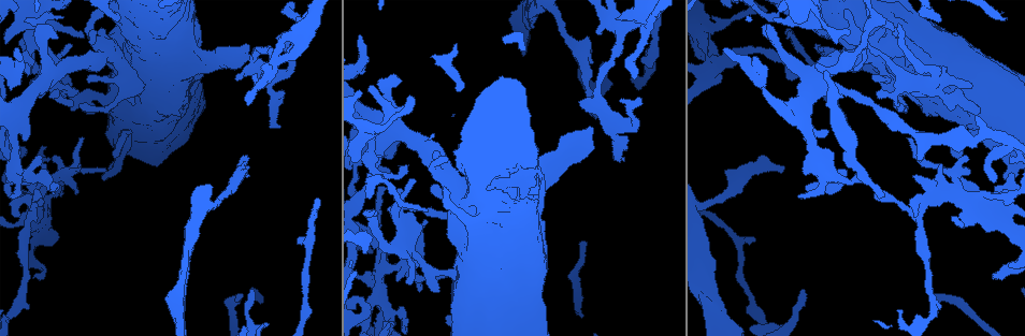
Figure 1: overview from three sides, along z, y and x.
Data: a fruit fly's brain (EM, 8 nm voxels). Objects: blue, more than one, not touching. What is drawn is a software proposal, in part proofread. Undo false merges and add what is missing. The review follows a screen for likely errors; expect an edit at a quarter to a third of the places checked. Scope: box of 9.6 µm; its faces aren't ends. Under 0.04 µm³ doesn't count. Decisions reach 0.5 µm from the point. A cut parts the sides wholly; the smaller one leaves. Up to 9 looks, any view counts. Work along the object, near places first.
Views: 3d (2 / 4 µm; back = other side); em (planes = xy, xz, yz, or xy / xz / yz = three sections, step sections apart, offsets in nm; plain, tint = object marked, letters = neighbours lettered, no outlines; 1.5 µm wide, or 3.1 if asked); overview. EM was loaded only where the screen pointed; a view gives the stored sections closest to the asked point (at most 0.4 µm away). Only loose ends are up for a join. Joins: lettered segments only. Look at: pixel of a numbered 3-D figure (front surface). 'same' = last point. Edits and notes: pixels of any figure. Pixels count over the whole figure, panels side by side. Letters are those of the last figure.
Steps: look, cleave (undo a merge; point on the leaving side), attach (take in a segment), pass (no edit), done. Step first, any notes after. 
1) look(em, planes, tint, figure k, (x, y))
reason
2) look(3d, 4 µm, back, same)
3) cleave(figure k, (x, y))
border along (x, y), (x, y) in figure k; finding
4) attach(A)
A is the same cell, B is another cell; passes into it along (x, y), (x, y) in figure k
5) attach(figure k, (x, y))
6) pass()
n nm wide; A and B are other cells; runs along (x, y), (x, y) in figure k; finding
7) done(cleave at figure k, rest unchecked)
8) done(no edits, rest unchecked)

look(em, yz, step 8, letters, figure 1, (406, 164))
branch stops here

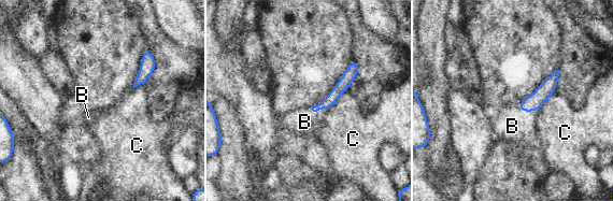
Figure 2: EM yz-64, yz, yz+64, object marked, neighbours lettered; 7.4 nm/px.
attach(B)
B is the same cell, C is another cell; passes into it along (533, 102), (526, 111), (512, 126) in figure 2; it goes on there

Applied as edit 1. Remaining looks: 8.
look(3d, 4 µm, figure 1, (28, 138))
free end

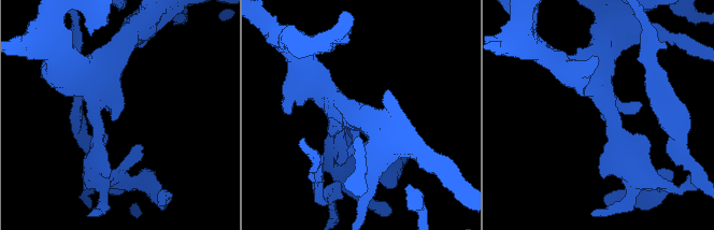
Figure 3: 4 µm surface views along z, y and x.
look(em, planes, tint, figure 3, (117, 112))
need the tissue

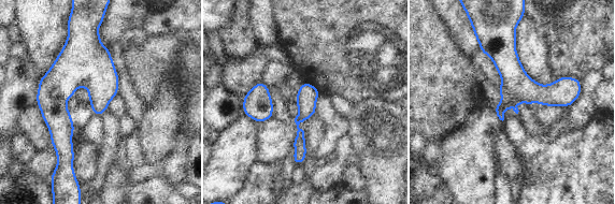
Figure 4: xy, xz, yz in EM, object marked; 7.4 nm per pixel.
look(em, planes, letters, same)

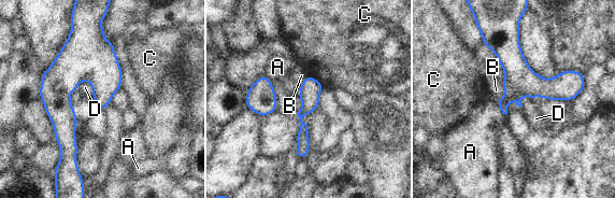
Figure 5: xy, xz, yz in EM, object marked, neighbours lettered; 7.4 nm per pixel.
pass()
A, B, C and D are other cells; none of them fits

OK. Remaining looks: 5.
look(3d, 4 µm, figure 1, (899, 24))
branch stops here

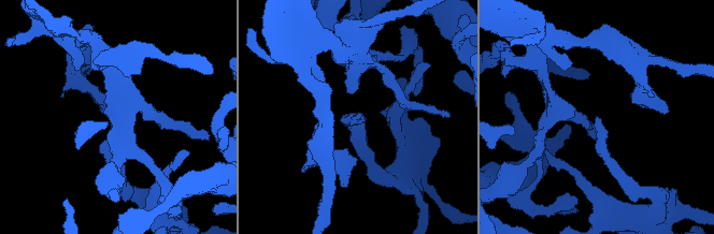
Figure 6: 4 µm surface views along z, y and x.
look(em, xy, step 4, plain, figure 6, (361, 115))

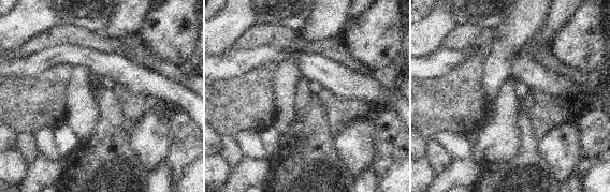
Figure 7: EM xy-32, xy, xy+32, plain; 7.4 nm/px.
look(em, xy, step 4, letters, same)

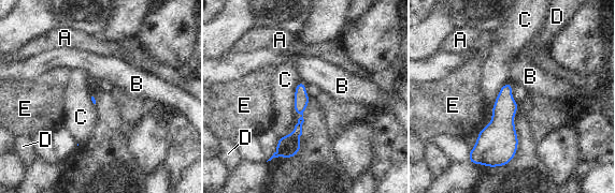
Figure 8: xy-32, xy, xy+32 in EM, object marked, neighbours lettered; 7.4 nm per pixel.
pass()
A, B, C, D and E are other cells; runs along (301, 84), (298, 131), (277, 153) in figure 8; no lettered segment goes on from it

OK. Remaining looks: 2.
look(em, planes, letters, figure 1, (62, 94))
branch point

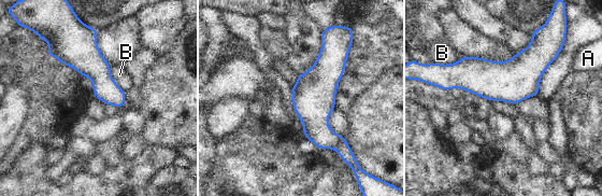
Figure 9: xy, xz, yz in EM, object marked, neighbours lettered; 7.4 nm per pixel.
pass()
A and B are other cells; border along (110, 67), (110, 75), (125, 92) in figure 9; continuous, no second neuron

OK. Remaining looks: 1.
done(attach at figure 2, rest unchecked)

